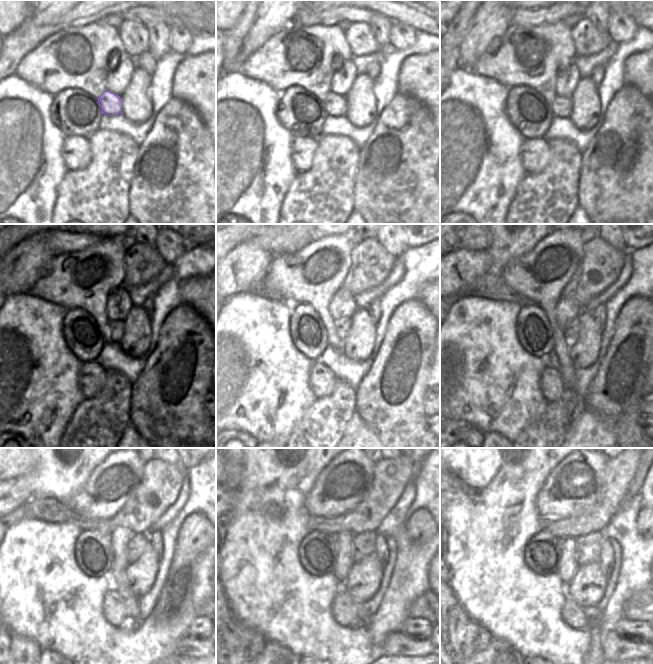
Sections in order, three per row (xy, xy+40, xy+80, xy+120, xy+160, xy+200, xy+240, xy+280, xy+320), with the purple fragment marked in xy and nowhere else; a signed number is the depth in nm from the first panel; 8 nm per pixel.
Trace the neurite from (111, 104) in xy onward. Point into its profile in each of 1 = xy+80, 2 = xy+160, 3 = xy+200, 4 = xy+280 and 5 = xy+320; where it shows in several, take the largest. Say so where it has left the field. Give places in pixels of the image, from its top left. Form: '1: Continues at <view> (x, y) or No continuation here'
1: Continues at xy+80 (561, 107)
2: Continues at xy+160 (342, 326)
3: Continues at xy+200 (571, 330)
4: Continues at xy+280 (364, 544)
5: Continues at xy+320 (588, 546)

